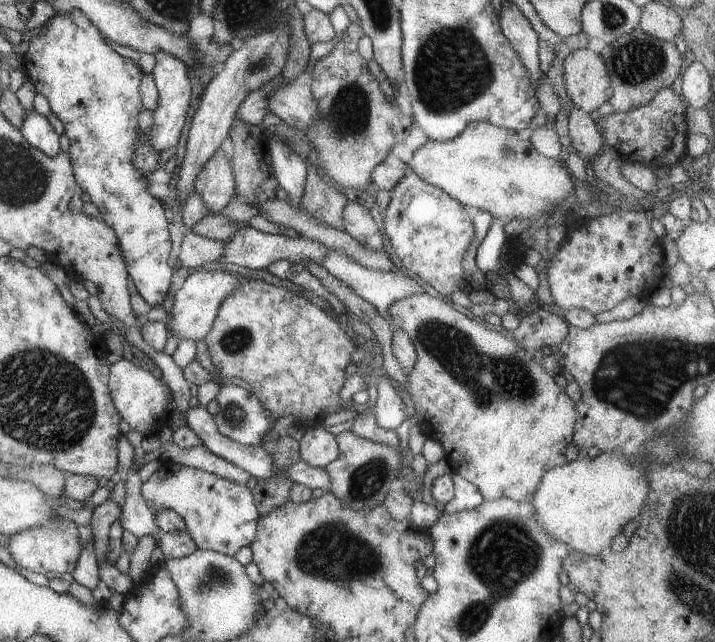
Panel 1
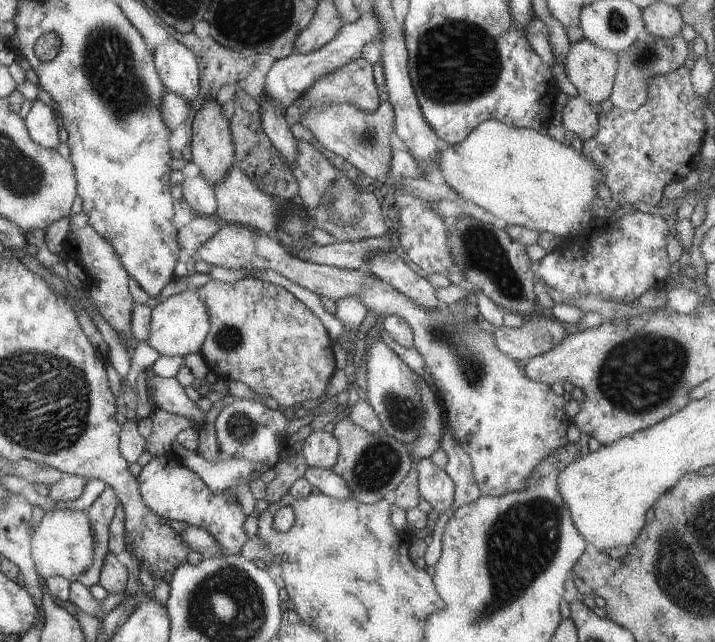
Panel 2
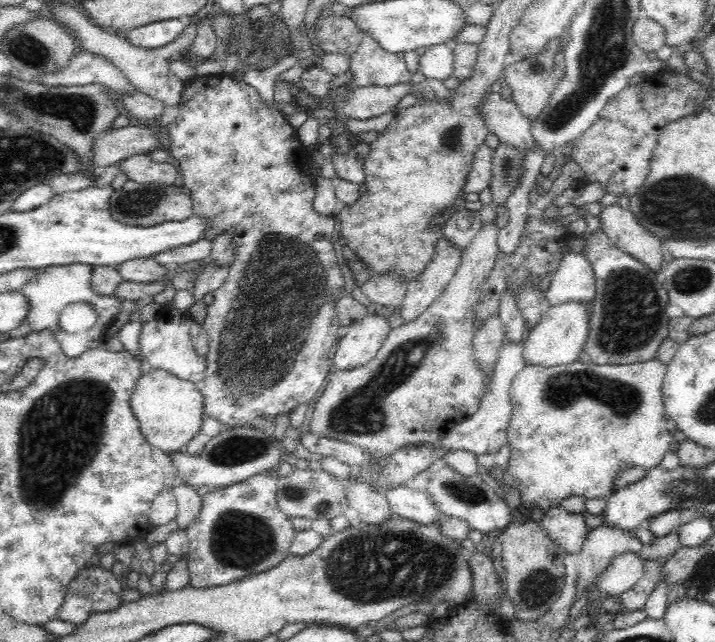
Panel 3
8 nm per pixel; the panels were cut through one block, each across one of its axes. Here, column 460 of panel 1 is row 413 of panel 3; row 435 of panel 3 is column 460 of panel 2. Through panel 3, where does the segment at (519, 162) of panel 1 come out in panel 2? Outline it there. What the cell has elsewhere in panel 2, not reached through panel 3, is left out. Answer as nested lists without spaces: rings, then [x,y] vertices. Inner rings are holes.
[[[498,119],[481,122],[462,144],[446,146],[440,152],[440,170],[450,188],[457,195],[470,201],[488,213],[502,219],[507,225],[518,225],[540,232],[551,232],[562,238],[580,234],[595,217],[592,212],[595,188],[603,182],[602,168],[588,160],[582,152],[578,153],[570,144],[560,143],[547,135],[546,131],[516,127],[504,124]]]

